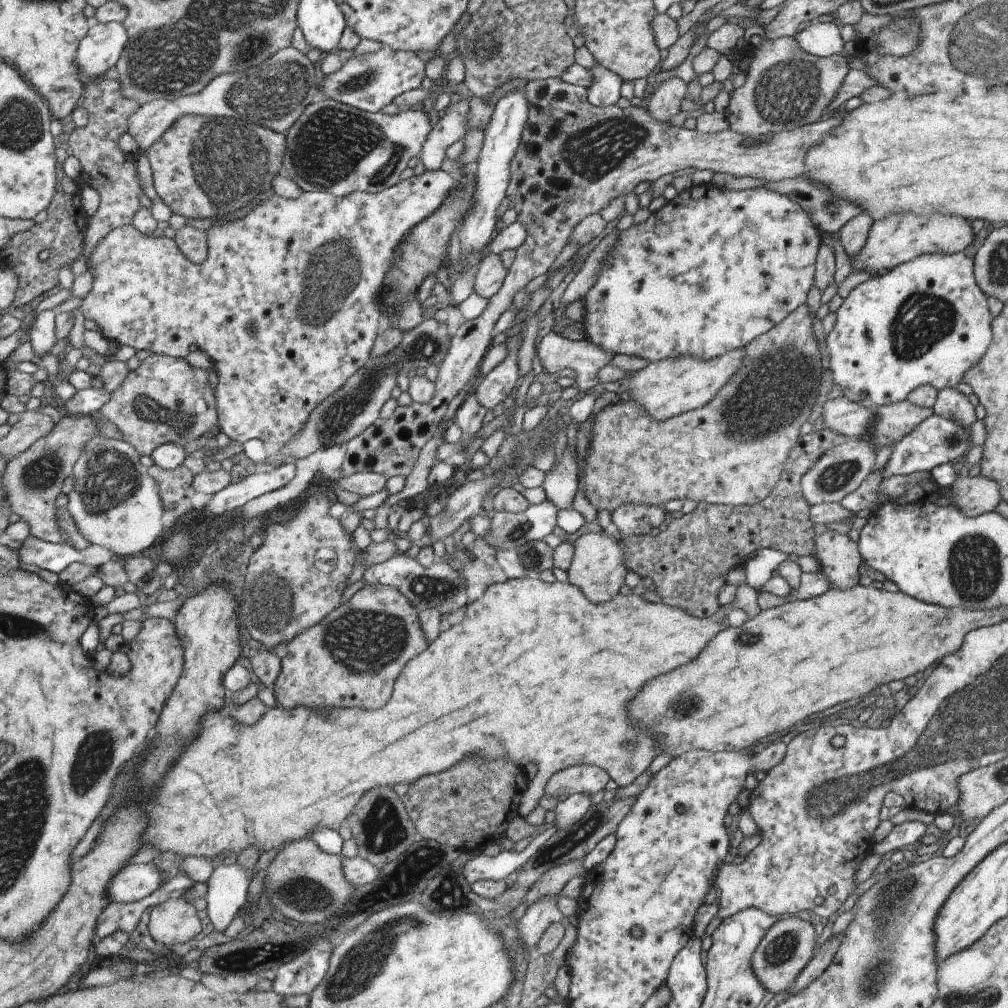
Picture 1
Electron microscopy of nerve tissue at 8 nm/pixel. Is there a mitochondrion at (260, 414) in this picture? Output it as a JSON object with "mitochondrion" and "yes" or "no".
{"mitochondrion":"no"}

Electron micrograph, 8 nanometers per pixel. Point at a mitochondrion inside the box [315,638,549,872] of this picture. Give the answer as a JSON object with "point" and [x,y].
{"point":[381,830]}

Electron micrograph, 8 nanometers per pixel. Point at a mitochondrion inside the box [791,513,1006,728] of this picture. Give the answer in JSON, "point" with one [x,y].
{"point":[975,567]}

